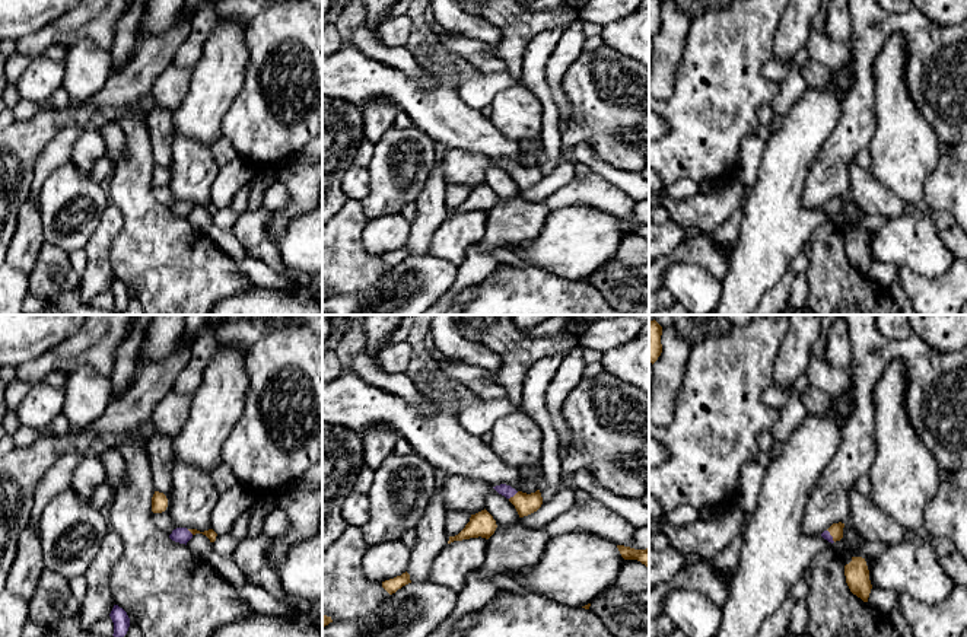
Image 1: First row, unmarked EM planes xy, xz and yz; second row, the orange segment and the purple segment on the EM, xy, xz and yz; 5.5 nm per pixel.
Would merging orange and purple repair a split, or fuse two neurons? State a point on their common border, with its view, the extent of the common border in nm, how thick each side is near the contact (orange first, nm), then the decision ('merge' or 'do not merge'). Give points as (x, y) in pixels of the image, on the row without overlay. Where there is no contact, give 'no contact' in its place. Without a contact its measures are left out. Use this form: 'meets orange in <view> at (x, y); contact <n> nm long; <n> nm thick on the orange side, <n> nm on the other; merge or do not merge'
meets orange in xz at (515, 168); contact 70 nm long; 120 nm thick on the orange side, 70 nm on the other; merge

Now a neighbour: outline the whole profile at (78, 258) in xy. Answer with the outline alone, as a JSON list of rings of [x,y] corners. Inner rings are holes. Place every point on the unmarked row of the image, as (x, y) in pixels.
[[[85,248],[71,251],[69,254],[69,261],[70,261],[71,267],[76,270],[76,273],[83,275],[86,265],[88,265],[88,255],[86,255]]]

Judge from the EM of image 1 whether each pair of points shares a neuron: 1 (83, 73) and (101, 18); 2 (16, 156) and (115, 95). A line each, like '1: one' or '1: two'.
1: two
2: one

